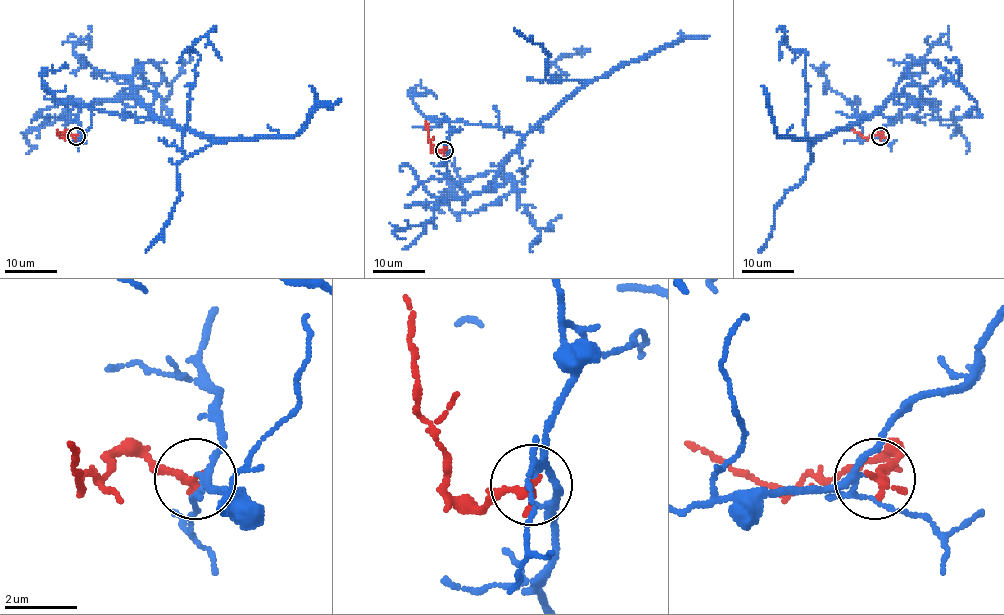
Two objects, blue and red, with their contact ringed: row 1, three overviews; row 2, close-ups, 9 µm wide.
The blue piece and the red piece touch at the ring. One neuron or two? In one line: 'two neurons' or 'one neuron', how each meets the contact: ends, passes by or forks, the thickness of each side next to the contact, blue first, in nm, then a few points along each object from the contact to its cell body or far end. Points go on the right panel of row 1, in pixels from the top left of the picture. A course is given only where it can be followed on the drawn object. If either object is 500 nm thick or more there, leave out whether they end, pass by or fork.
two neurons; blue forks there; red ends there; 130 nm thick on the blue side, 260 nm on the other; blue runs (880, 136), (924, 100), (893, 95), (819, 136), (811, 155), (806, 55), (785, 36), (780, 60); red runs (880, 136), (881, 132), (863, 137), (852, 130)

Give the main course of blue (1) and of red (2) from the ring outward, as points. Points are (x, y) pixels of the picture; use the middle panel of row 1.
1: (444, 149), (447, 173), (479, 193), (583, 83), (551, 78), (568, 75), (555, 63), (590, 49)
2: (444, 149), (434, 151), (428, 139), (426, 122)

